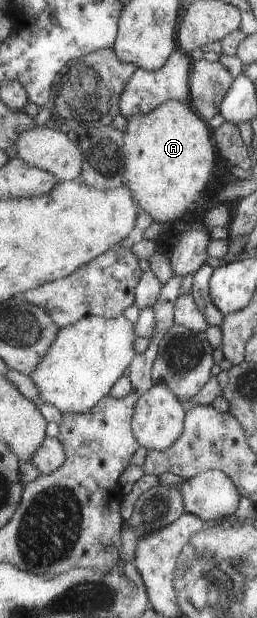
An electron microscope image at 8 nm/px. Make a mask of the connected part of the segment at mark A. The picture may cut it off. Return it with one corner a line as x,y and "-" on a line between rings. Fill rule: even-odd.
170,100
160,104
154,111
142,116
130,116
124,130
124,156
121,185
133,193
133,198
156,223
180,223
200,203
200,194
204,192
212,164
214,164
214,146
210,142
207,122
202,122
183,101

